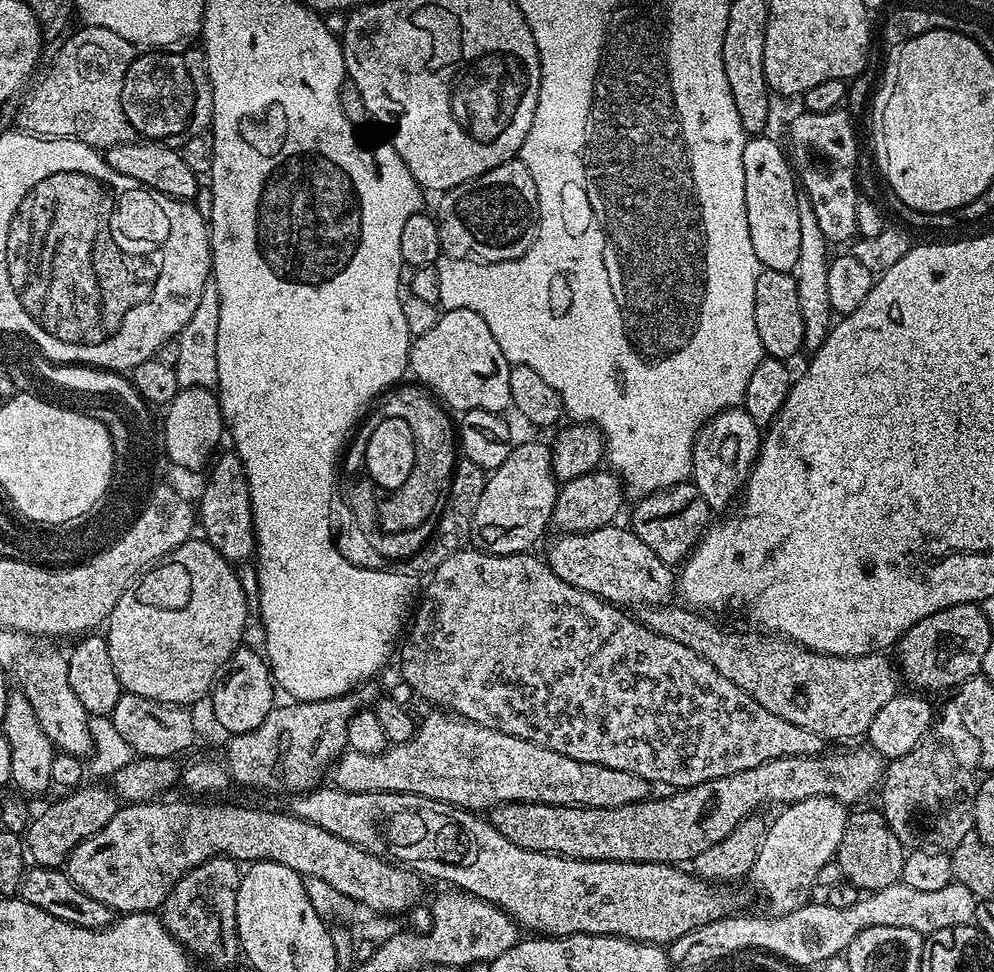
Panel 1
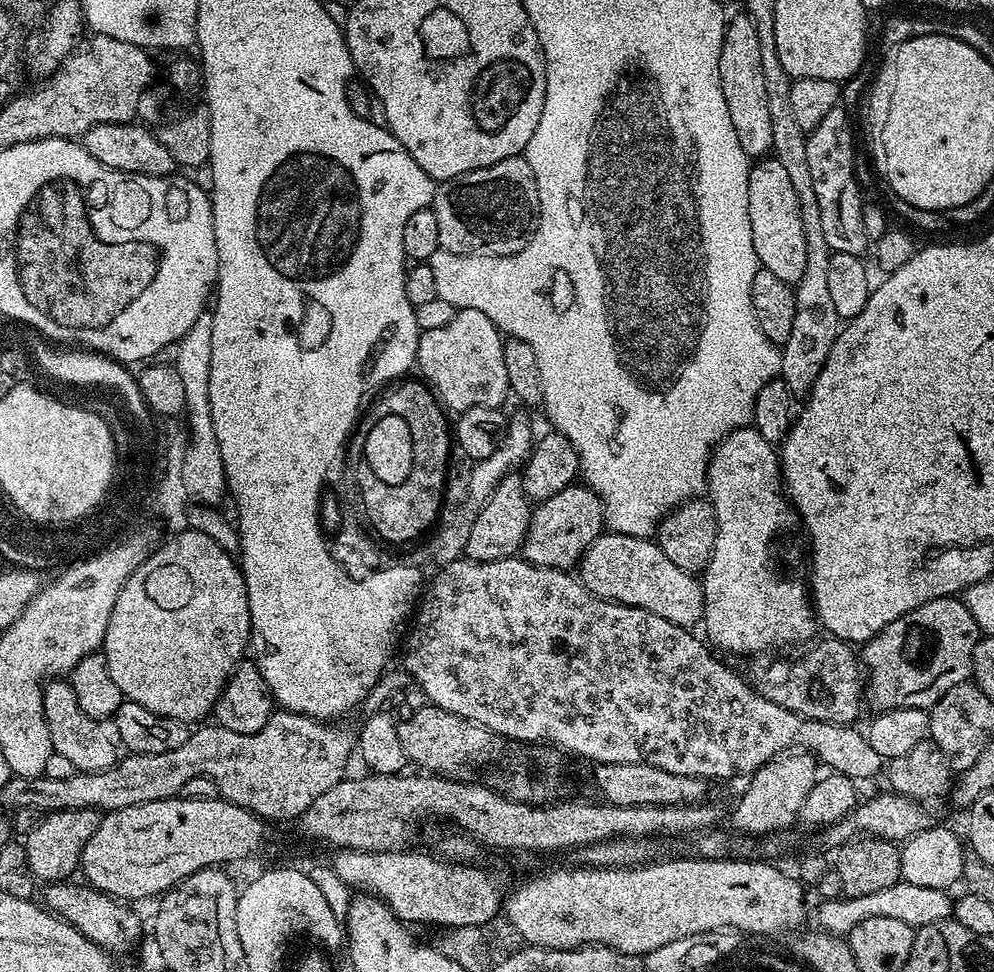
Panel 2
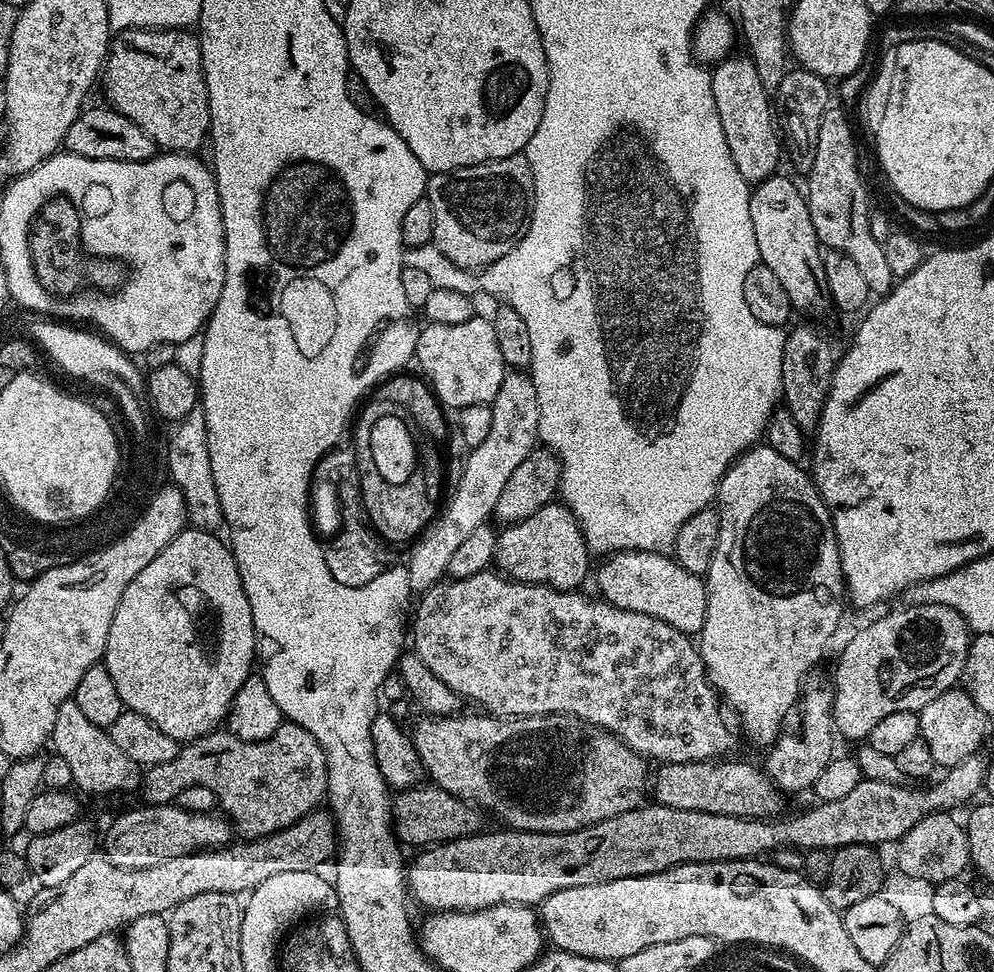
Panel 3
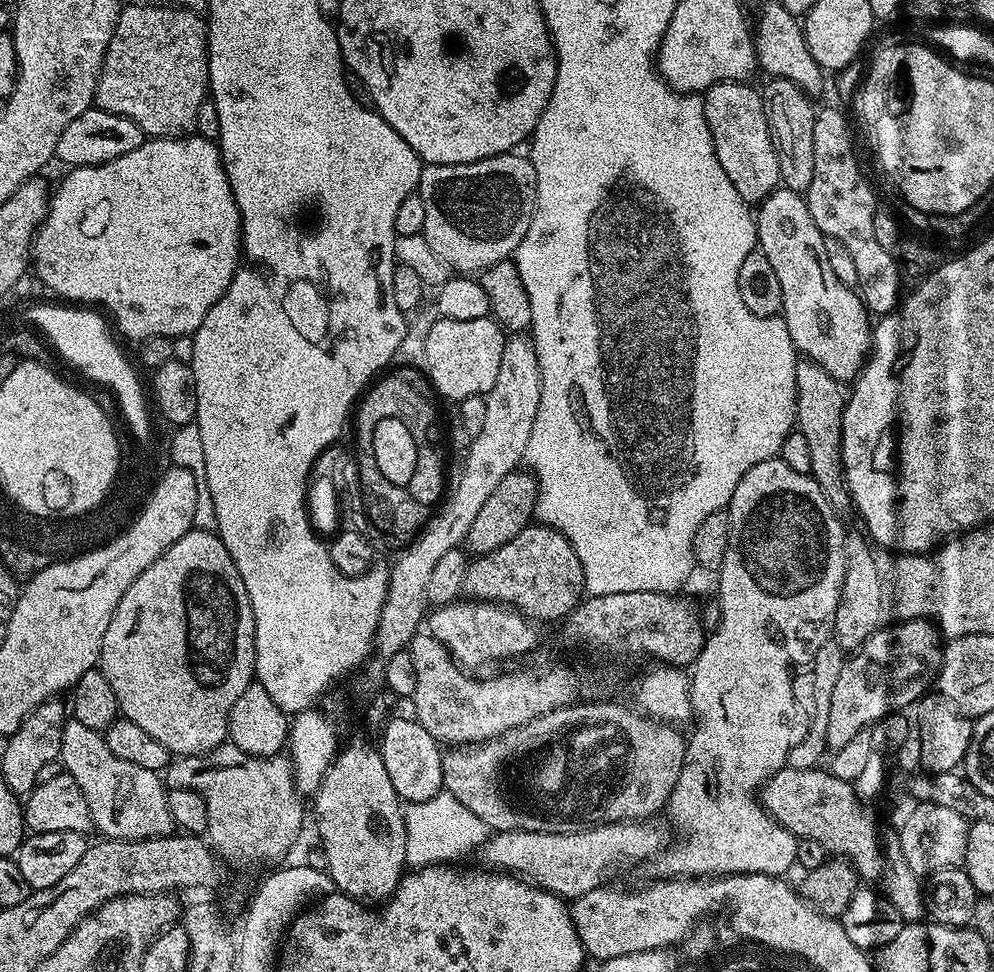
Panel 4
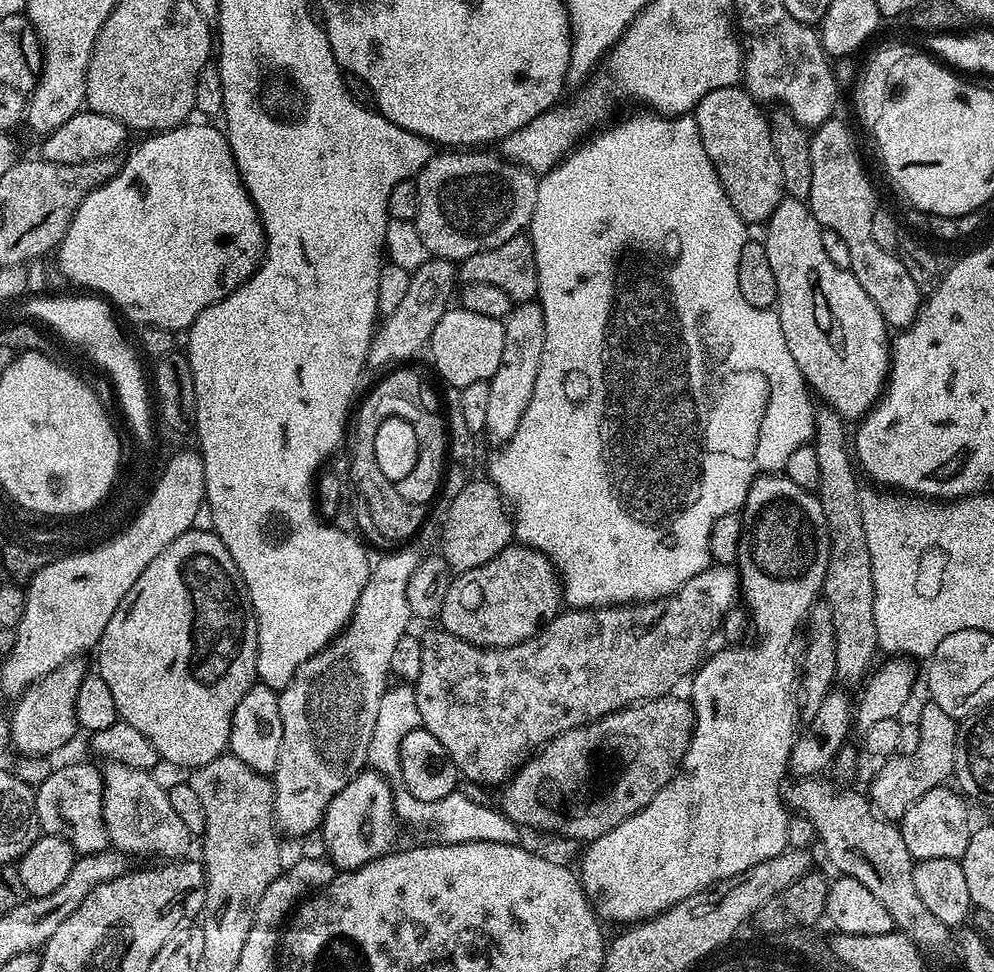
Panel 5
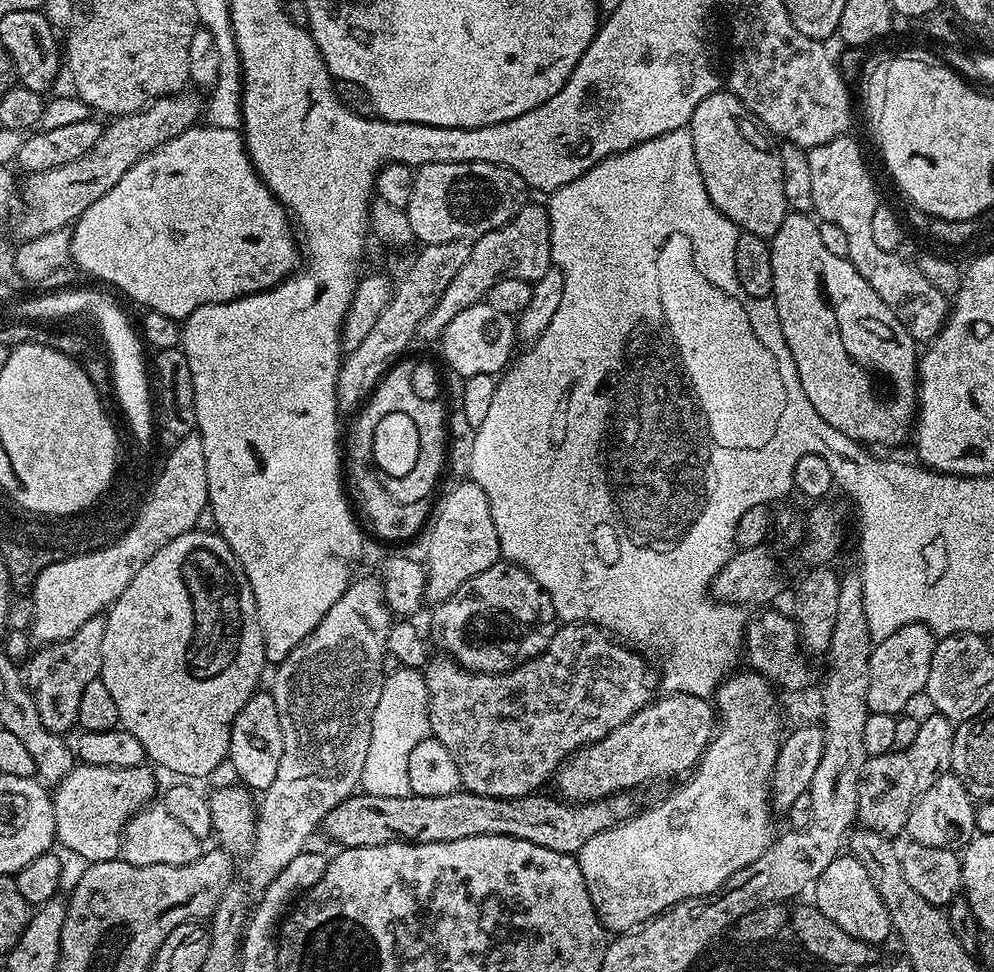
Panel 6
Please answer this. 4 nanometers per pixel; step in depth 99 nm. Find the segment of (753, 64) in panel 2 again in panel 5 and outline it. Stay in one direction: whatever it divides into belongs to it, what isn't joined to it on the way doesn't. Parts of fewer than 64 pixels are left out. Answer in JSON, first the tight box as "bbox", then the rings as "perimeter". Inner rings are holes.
{"bbox":[694,87,785,225],"perimeter":[[[743,87],[710,90],[694,109],[702,146],[716,168],[726,190],[730,206],[742,217],[745,225],[763,225],[785,199],[782,166],[774,154],[768,133],[768,116],[761,105]]]}

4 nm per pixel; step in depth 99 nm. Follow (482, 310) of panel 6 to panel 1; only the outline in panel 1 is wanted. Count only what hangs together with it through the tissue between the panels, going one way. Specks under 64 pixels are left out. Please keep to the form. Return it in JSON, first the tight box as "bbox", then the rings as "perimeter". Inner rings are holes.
{"bbox":[408,310,512,413],"perimeter":[[[474,310],[441,311],[434,326],[411,341],[408,367],[424,388],[435,393],[449,409],[457,408],[457,413],[470,410],[503,413],[504,407],[507,409],[512,403],[510,358],[502,354],[502,346],[490,334],[490,326]]]}

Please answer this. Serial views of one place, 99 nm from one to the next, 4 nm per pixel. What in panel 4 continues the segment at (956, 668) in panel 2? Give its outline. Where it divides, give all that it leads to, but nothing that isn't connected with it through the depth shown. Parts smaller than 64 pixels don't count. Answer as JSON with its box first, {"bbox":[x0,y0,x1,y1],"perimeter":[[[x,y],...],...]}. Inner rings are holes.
{"bbox":[825,620,944,750],"perimeter":[[[902,620],[889,623],[876,629],[870,638],[855,652],[845,659],[834,694],[831,695],[830,716],[826,727],[825,742],[829,749],[835,750],[846,746],[854,734],[869,729],[877,720],[889,715],[893,710],[908,710],[915,705],[928,688],[937,683],[940,667],[944,658],[942,633],[931,620]]]}

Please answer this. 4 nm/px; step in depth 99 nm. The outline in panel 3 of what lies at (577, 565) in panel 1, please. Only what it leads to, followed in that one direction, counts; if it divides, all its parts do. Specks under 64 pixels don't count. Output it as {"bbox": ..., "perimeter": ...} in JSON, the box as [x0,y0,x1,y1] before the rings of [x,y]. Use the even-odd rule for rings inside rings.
{"bbox":[594,552,708,635],"perimeter":[[[614,552],[600,569],[595,569],[594,580],[600,587],[599,595],[621,610],[650,614],[657,620],[674,626],[679,632],[699,635],[705,624],[708,601],[705,581],[687,571],[673,557],[658,552]]]}

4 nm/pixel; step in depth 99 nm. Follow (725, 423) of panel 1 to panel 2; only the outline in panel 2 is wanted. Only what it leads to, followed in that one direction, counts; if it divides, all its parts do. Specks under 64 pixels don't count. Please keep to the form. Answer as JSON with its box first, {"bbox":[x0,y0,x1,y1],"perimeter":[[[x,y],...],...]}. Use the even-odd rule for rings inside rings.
{"bbox":[702,426,818,656],"perimeter":[[[745,426],[734,430],[724,440],[716,445],[712,459],[708,461],[708,478],[706,481],[706,496],[711,500],[714,506],[714,514],[716,515],[716,537],[714,538],[714,554],[710,554],[710,562],[704,568],[702,573],[702,587],[704,592],[704,615],[702,619],[702,627],[704,626],[703,635],[706,637],[707,643],[713,649],[721,648],[724,652],[733,652],[736,656],[744,656],[747,652],[760,652],[763,648],[768,648],[771,644],[800,644],[813,639],[812,631],[818,628],[818,621],[814,611],[814,605],[810,599],[810,588],[805,583],[806,576],[800,571],[806,568],[806,552],[799,548],[792,541],[791,532],[798,528],[798,516],[794,511],[785,489],[781,487],[782,473],[780,470],[780,458],[777,449],[773,445],[766,442],[766,438],[762,438],[762,434],[758,434],[755,428]]]}

